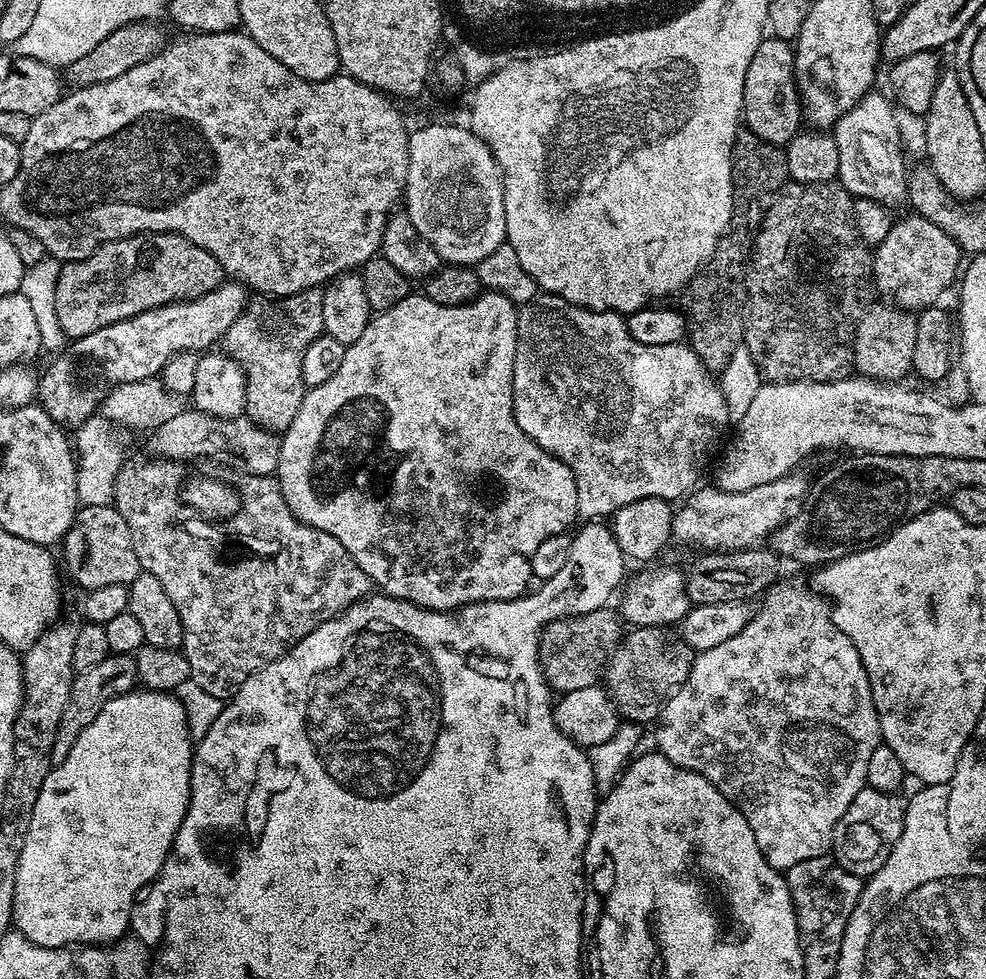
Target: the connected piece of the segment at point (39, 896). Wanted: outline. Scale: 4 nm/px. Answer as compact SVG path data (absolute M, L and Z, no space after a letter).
M133 690L115 696L110 702L106 702L106 706L102 706L98 718L94 718L94 722L87 724L78 734L74 746L70 746L70 754L66 754L64 761L49 767L48 776L42 782L42 790L38 790L38 802L34 802L30 826L26 830L26 842L22 842L22 854L18 858L14 882L12 918L15 931L23 934L30 943L43 948L107 946L125 939L129 931L130 906L134 906L134 894L138 894L142 886L153 883L159 877L174 838L182 826L182 818L186 818L192 793L193 751L194 741L188 729L186 710L175 695L167 692Z

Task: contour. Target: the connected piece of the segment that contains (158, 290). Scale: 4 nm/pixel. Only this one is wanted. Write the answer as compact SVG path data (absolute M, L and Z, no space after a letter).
M142 232L138 236L106 242L94 250L94 254L81 260L61 263L58 290L54 290L54 310L58 310L58 326L62 326L65 337L75 338L94 334L94 330L102 330L102 326L122 322L146 310L161 308L179 300L193 300L214 290L225 280L224 267L202 246L194 246L194 242L182 238L177 232Z

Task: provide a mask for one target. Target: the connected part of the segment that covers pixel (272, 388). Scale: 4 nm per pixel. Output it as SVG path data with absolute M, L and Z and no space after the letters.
M307 288L298 294L290 294L276 299L252 298L248 305L234 318L230 328L222 337L222 348L227 355L238 362L246 378L246 406L245 413L254 424L267 428L270 432L283 433L284 429L294 422L294 414L302 406L305 386L302 382L302 354L306 354L306 346L314 342L314 338L322 335L322 298L320 288Z

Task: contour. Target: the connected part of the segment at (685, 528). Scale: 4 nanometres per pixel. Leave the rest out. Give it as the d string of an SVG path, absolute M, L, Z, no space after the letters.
M789 474L774 482L754 486L754 490L726 492L715 486L700 486L675 509L672 517L673 541L701 544L708 552L740 552L744 548L759 548L778 526L787 522L808 494L809 481L800 474Z

